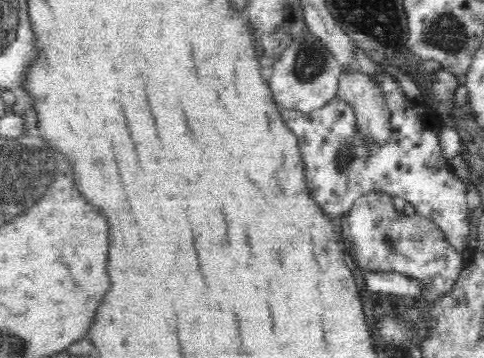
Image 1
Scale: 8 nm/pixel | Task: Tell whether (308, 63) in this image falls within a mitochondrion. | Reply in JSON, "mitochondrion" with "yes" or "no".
{"mitochondrion":"yes"}

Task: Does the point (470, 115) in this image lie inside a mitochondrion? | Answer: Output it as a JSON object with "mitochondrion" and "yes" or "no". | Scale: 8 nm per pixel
{"mitochondrion":"no"}

